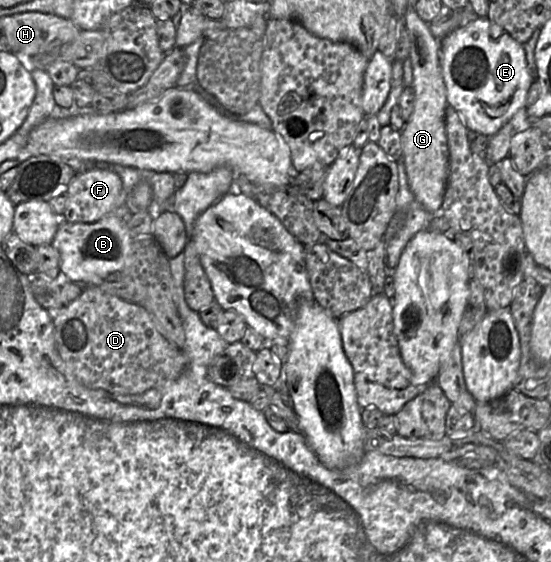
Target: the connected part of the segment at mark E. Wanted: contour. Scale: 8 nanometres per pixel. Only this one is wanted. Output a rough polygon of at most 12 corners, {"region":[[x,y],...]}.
{"region":[[477,17],[441,40],[446,98],[493,136],[533,82],[524,44]]}

